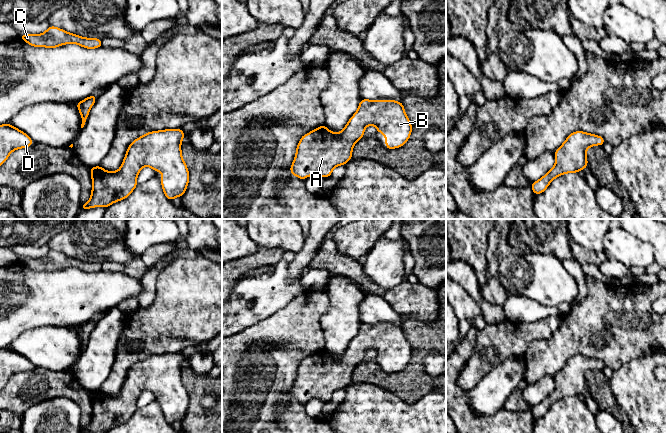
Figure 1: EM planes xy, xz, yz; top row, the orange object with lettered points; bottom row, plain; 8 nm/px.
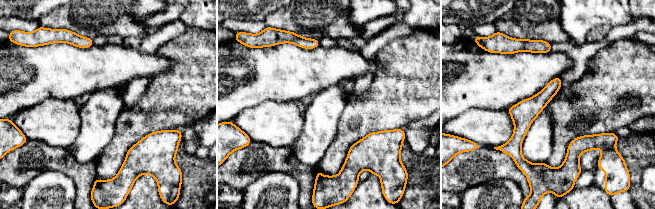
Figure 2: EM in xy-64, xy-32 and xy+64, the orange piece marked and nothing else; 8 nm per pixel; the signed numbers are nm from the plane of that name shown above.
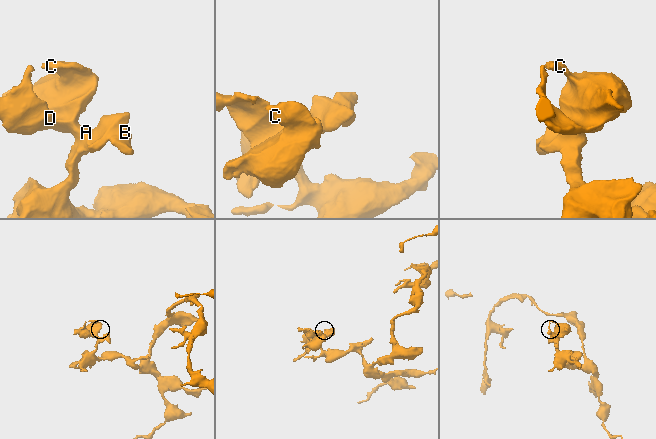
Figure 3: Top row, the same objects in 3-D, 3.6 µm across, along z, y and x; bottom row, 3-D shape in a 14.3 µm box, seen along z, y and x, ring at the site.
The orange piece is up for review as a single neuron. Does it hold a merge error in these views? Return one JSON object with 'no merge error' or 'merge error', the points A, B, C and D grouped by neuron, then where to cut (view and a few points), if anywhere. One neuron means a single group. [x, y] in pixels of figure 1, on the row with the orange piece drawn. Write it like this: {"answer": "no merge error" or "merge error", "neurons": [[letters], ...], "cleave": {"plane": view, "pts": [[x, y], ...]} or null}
{"answer": "no merge error", "neurons": [["A", "B", "C", "D"]], "cleave": null}

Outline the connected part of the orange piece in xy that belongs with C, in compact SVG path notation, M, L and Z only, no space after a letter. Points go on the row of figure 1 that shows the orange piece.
M49 26L43 34L23 34L20 35L19 38L34 47L55 48L70 43L78 44L87 49L94 49L102 46L101 39L84 38L54 26Z

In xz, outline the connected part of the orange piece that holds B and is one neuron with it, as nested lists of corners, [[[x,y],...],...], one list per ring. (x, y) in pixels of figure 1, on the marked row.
[[[361,99],[358,110],[349,119],[341,132],[333,133],[323,125],[302,136],[298,143],[290,172],[303,180],[314,174],[328,178],[336,166],[345,165],[352,159],[353,146],[358,140],[363,138],[367,125],[374,125],[379,134],[386,134],[386,149],[402,147],[408,141],[412,132],[412,125],[404,111],[402,102]]]

